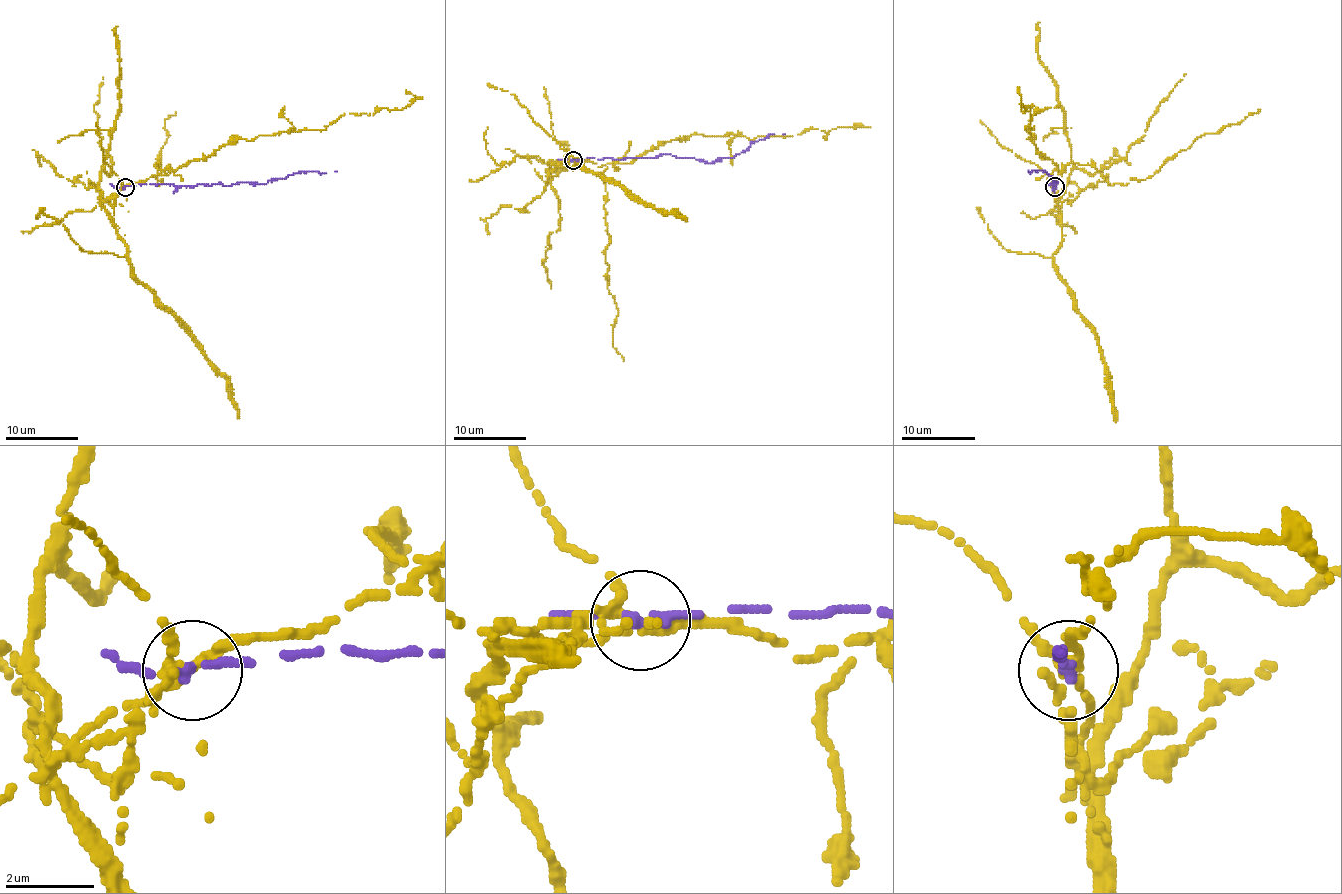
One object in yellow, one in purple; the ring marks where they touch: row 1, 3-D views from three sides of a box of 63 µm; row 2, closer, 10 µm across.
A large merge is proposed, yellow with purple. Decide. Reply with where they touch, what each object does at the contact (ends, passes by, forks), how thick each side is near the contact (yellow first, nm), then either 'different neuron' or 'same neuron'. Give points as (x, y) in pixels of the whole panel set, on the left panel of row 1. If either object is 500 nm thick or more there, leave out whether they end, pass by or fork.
place (125, 187); yellow passes by; purple passes by; calibres 220 and 200 nm; different neuron

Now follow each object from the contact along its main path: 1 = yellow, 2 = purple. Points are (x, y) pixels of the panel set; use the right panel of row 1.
1: (1056, 187), (1058, 165), (1028, 139), (1034, 128), (1017, 87)
2: (1054, 187), (1054, 183), (1049, 183), (1058, 183), (1052, 178), (1037, 170), (1028, 170)

